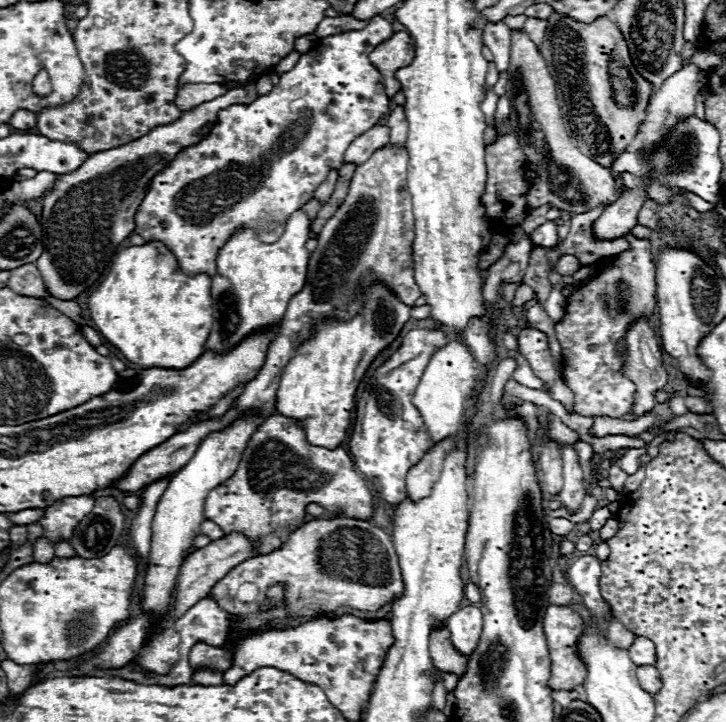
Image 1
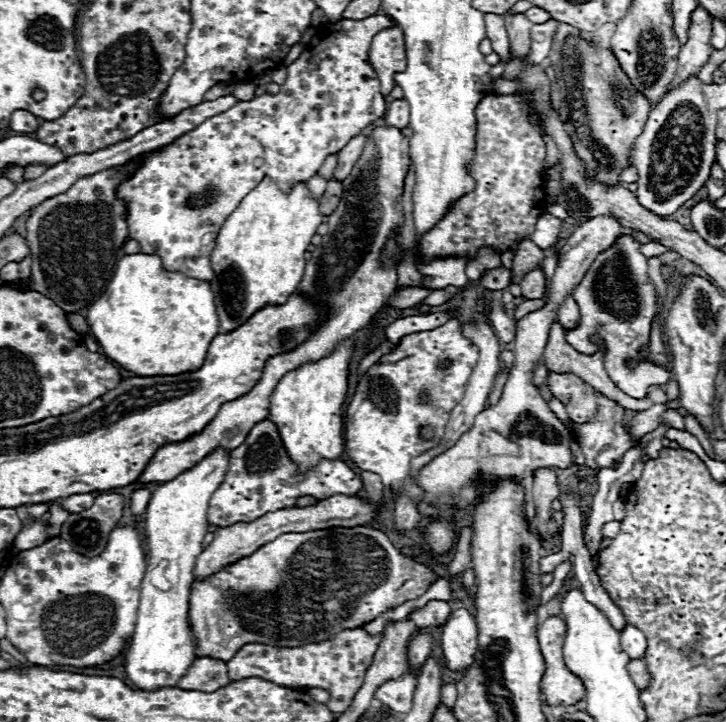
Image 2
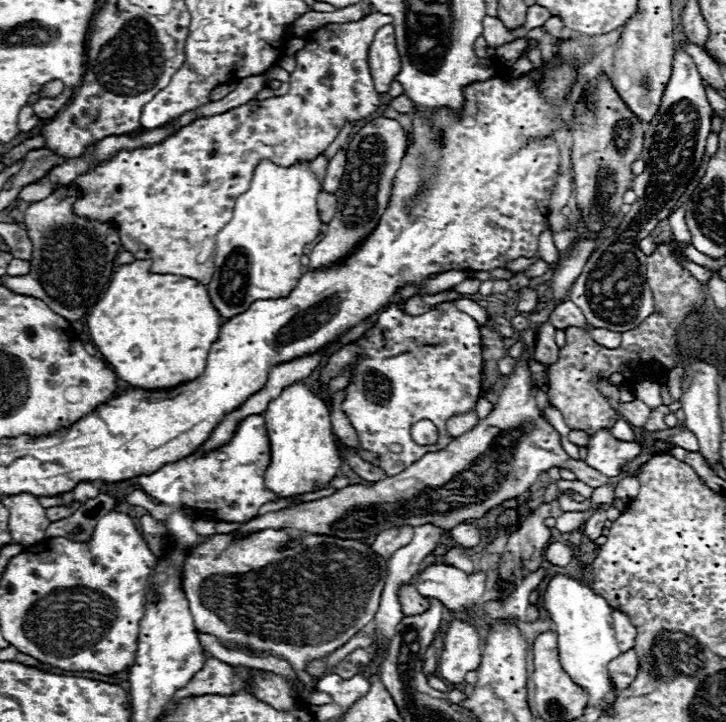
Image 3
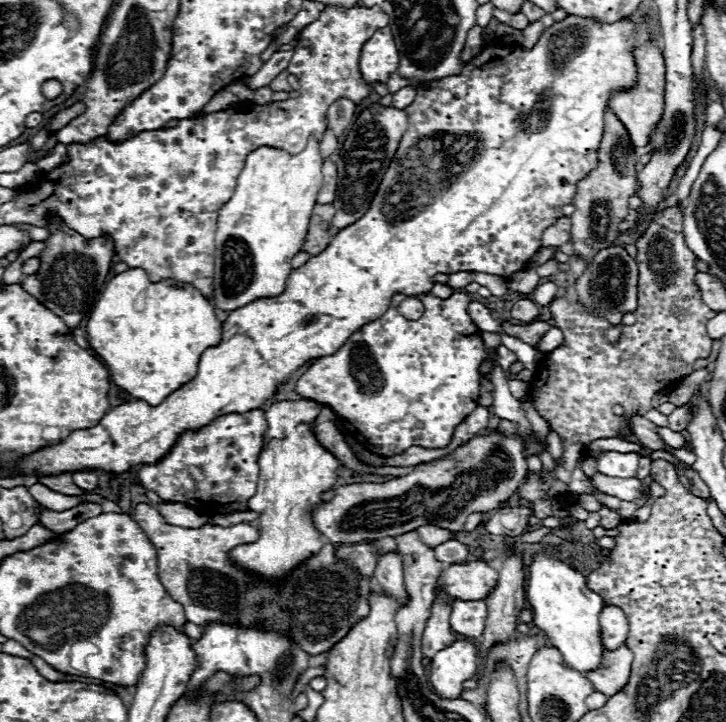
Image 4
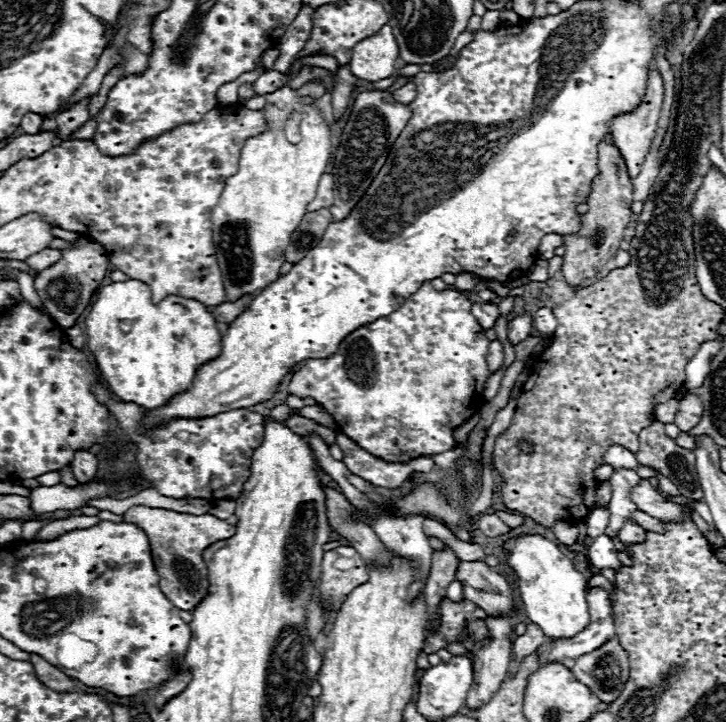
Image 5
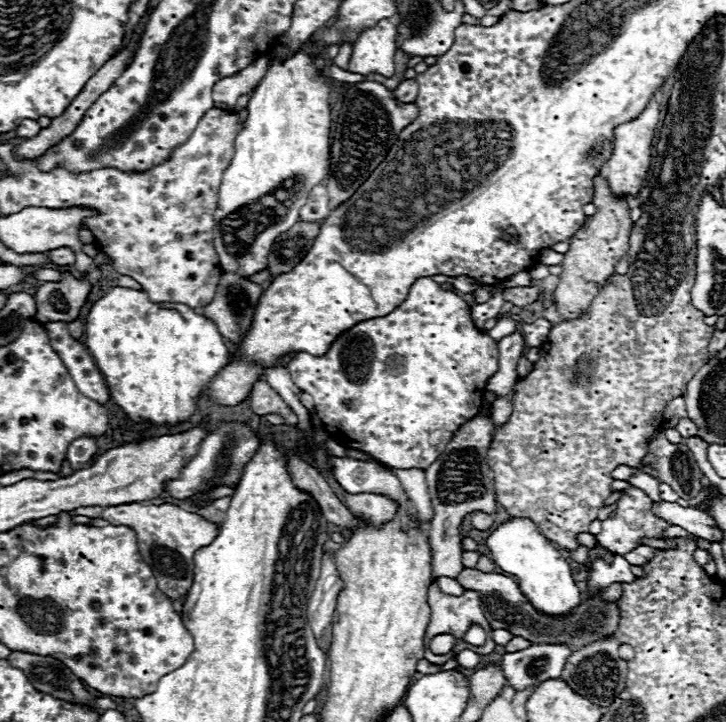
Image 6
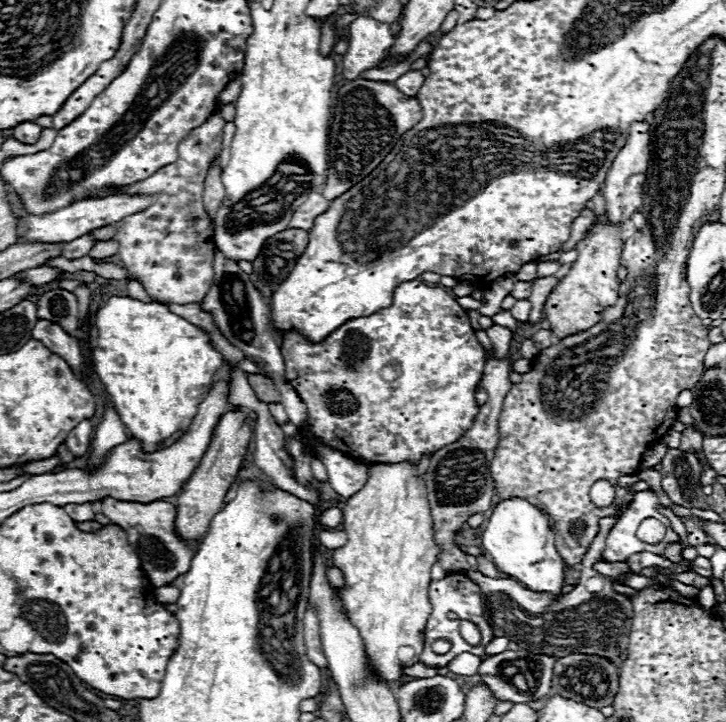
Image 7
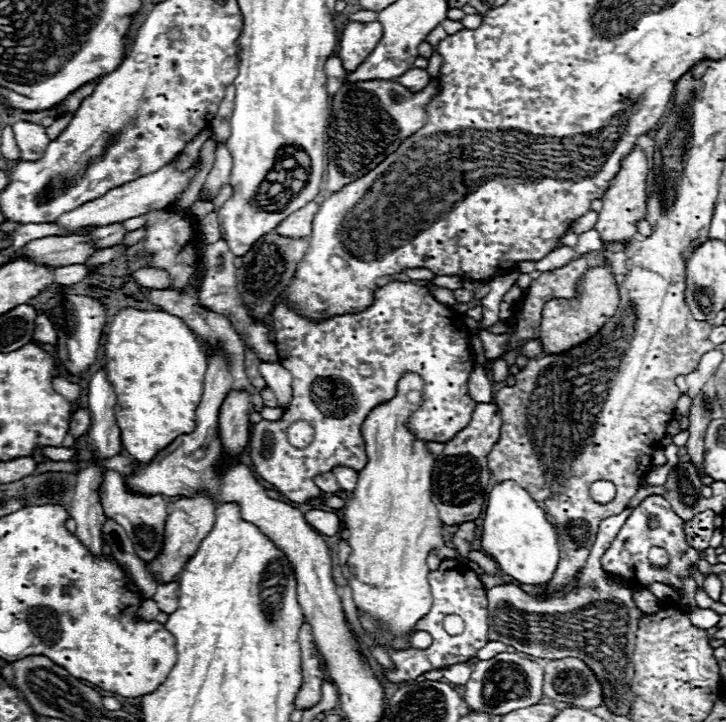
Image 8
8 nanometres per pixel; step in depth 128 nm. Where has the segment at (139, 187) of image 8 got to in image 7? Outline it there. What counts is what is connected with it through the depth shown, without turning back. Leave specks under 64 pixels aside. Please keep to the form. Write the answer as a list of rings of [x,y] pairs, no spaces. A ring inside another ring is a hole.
[[[106,196],[106,198],[96,198],[96,200],[80,200],[72,202],[70,206],[64,206],[56,212],[34,216],[34,214],[22,214],[22,220],[26,222],[26,234],[18,238],[18,242],[72,242],[74,238],[80,238],[82,234],[88,234],[96,228],[104,228],[112,222],[122,220],[124,216],[136,214],[138,210],[148,208],[154,202],[154,198],[148,196]]]

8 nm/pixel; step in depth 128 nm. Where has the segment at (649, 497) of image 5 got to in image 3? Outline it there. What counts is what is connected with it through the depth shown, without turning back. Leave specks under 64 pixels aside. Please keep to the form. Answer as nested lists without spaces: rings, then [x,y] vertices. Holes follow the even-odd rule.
[[[596,234],[580,238],[574,246],[564,254],[554,268],[554,276],[550,280],[546,292],[546,306],[538,312],[528,314],[528,328],[520,332],[520,340],[526,344],[526,352],[516,358],[514,372],[508,378],[506,386],[500,390],[498,404],[494,410],[482,418],[472,430],[452,440],[446,450],[430,452],[422,456],[418,462],[408,466],[404,472],[384,478],[372,486],[364,484],[350,484],[332,496],[296,504],[278,512],[266,512],[262,516],[252,518],[250,522],[242,524],[236,532],[242,536],[266,530],[266,528],[292,528],[298,532],[308,534],[326,534],[338,538],[374,538],[378,532],[392,528],[392,526],[422,526],[434,524],[438,528],[450,530],[462,520],[468,518],[482,518],[490,508],[520,496],[526,492],[540,472],[548,468],[568,468],[576,474],[576,478],[592,488],[598,488],[608,482],[608,478],[594,468],[586,466],[582,460],[572,460],[562,444],[560,434],[554,426],[540,414],[536,402],[536,388],[534,378],[528,368],[528,360],[532,358],[534,344],[536,344],[536,330],[540,324],[548,322],[554,308],[568,300],[570,288],[574,286],[576,278],[580,276],[586,260],[594,252]],[[622,478],[622,486],[616,486],[616,498],[632,500],[636,498],[638,488],[640,488],[640,482],[636,478]]]

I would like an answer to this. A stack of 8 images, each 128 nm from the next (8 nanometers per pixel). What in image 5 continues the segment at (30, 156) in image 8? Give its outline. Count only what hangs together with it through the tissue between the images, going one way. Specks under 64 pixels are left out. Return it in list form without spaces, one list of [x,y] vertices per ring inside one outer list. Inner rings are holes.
[[[26,114],[20,122],[20,128],[26,132],[26,134],[38,134],[38,130],[42,130],[42,116],[40,114]]]

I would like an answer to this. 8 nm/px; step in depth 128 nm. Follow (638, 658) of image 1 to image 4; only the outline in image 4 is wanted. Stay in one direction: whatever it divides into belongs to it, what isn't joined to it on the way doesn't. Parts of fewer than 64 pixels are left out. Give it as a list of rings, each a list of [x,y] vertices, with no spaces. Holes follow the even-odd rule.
[[[604,606],[600,614],[602,626],[602,642],[608,650],[616,650],[626,642],[628,636],[628,618],[618,606]]]

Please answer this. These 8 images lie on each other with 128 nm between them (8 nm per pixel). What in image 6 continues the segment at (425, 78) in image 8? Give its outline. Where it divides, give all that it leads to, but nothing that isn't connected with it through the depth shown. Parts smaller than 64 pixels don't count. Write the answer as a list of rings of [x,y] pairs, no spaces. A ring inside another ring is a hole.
[[[412,78],[412,80],[404,80],[396,90],[394,90],[394,96],[400,100],[400,102],[414,102],[414,98],[418,96],[418,82]]]

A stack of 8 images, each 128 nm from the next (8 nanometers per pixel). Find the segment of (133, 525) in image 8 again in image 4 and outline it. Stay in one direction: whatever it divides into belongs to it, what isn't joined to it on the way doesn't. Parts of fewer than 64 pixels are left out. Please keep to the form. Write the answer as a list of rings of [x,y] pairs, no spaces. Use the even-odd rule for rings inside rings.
[[[138,504],[134,512],[134,520],[142,528],[142,532],[148,536],[148,540],[154,544],[158,554],[158,576],[166,592],[184,606],[186,620],[194,622],[198,626],[206,626],[210,622],[222,622],[222,624],[242,624],[242,626],[264,626],[266,618],[270,628],[276,628],[280,634],[286,634],[296,642],[306,654],[318,656],[322,652],[328,652],[336,642],[340,642],[350,628],[368,616],[368,596],[372,592],[372,578],[362,578],[356,574],[346,560],[336,558],[336,546],[326,542],[318,554],[308,558],[302,566],[292,570],[290,578],[272,584],[272,582],[258,582],[254,574],[238,570],[234,562],[228,558],[228,552],[234,546],[256,542],[260,536],[260,530],[250,524],[238,524],[232,528],[220,528],[212,524],[204,524],[200,528],[182,528],[166,524],[164,518],[158,514],[154,506]]]

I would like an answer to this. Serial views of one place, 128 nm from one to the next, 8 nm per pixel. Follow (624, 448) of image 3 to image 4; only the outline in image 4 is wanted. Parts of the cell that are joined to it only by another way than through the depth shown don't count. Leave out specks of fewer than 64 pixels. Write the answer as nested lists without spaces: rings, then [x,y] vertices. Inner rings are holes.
[[[600,452],[596,456],[596,470],[612,478],[632,478],[638,468],[640,454],[636,452]]]

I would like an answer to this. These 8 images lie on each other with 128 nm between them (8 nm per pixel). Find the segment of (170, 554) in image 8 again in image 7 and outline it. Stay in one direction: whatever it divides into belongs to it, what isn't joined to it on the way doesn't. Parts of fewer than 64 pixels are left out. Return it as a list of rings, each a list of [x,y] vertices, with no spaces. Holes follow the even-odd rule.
[[[236,410],[236,412],[226,412],[212,436],[212,442],[202,458],[202,462],[198,464],[196,472],[184,482],[182,492],[178,496],[178,516],[176,516],[176,532],[192,542],[192,540],[200,540],[206,532],[208,526],[214,518],[214,514],[220,512],[222,508],[222,500],[236,476],[236,472],[240,470],[240,466],[244,464],[244,456],[248,452],[248,442],[250,442],[250,426],[246,424],[246,414]]]

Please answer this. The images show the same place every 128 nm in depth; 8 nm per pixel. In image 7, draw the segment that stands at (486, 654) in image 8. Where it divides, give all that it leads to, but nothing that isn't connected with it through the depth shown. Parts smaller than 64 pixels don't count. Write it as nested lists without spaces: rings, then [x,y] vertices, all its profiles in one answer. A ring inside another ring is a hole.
[[[498,636],[498,638],[494,638],[490,644],[486,644],[486,654],[494,656],[494,654],[500,654],[500,652],[504,652],[506,648],[508,648],[508,638],[504,638],[504,636]]]

